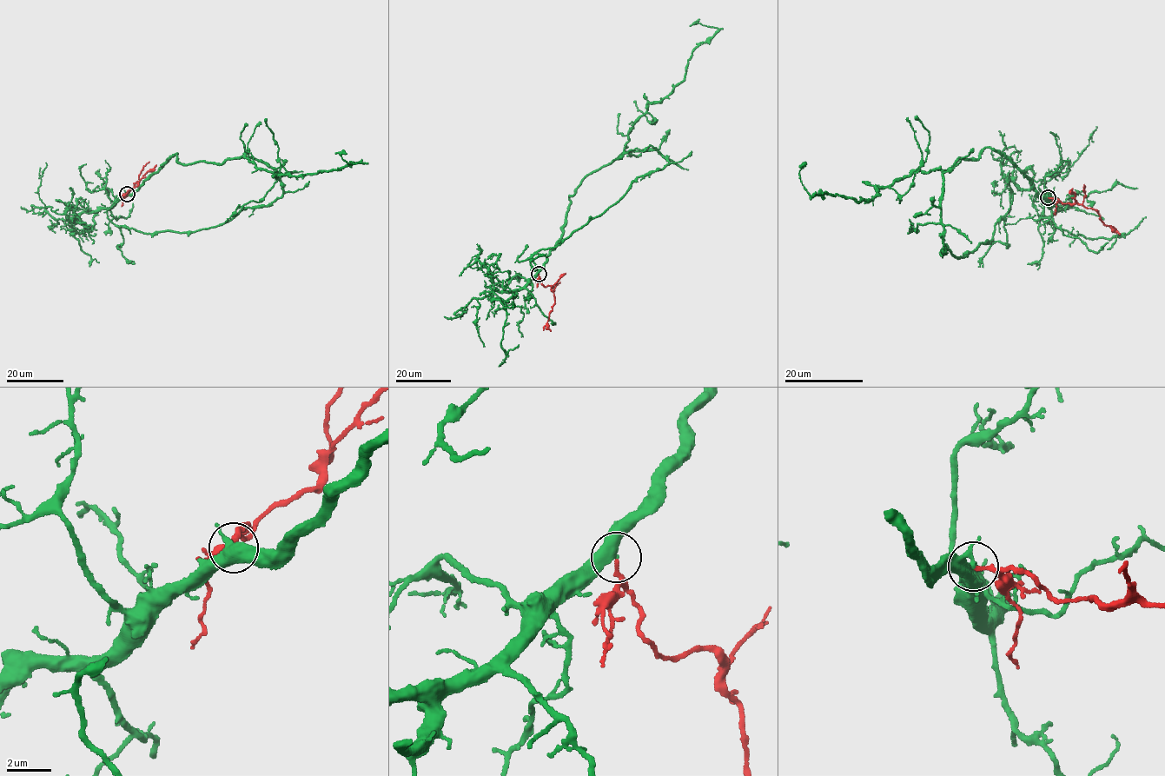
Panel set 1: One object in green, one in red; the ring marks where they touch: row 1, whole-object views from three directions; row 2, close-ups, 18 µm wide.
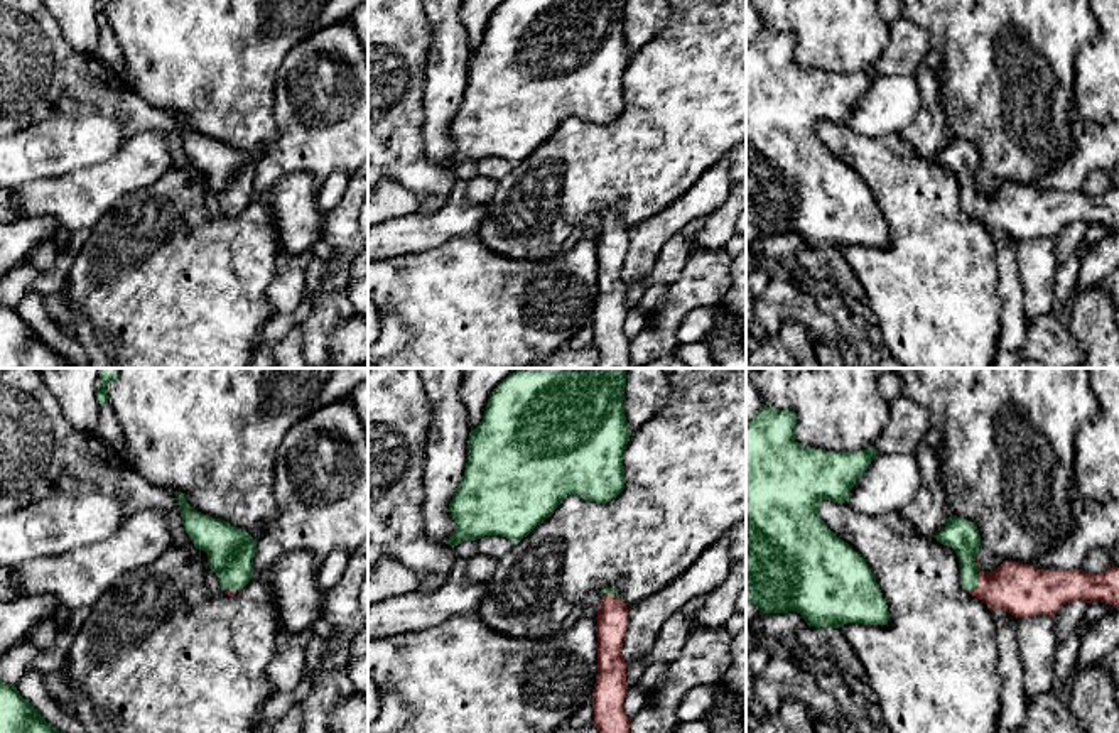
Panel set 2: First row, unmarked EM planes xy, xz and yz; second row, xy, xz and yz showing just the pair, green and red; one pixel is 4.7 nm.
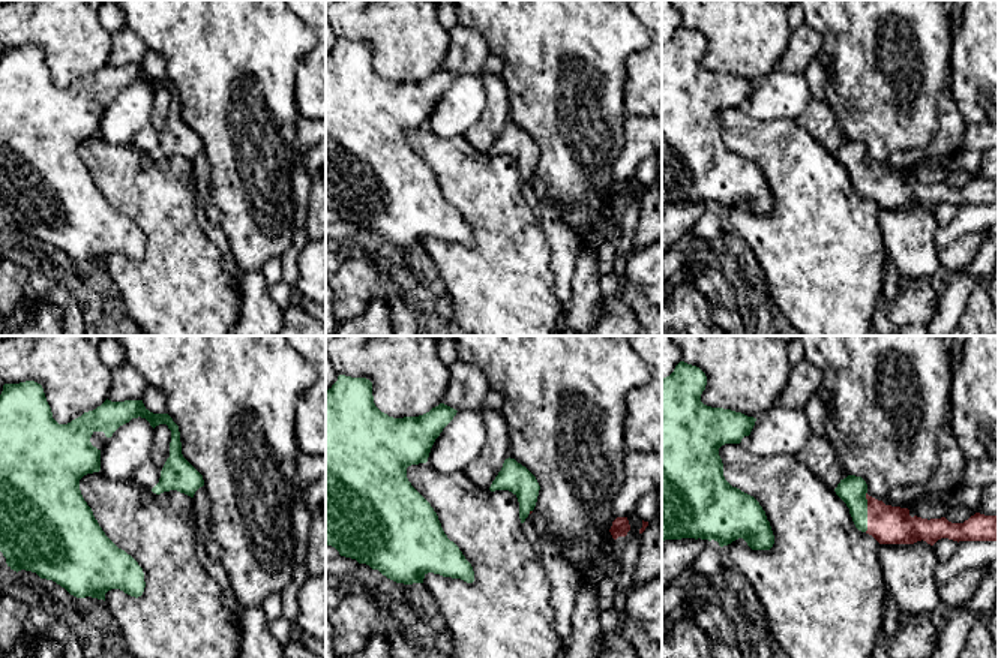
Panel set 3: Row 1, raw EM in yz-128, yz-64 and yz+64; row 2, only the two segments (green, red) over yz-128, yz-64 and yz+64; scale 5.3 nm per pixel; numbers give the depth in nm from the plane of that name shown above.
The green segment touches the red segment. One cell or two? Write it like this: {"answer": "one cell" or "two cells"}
{"answer": "one cell"}

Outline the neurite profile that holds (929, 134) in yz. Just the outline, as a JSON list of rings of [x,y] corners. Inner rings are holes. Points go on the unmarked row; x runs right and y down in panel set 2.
[[[922,62],[915,79],[920,86],[923,103],[915,122],[903,130],[901,137],[918,155],[935,160],[950,138],[942,106],[938,73]]]

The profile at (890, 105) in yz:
[[[878,74],[851,111],[849,125],[868,137],[901,135],[922,108],[915,76]]]

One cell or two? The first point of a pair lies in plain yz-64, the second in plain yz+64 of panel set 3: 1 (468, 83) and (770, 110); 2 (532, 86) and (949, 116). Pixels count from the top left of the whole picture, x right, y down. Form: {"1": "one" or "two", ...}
{"1": "one", "2": "two"}

